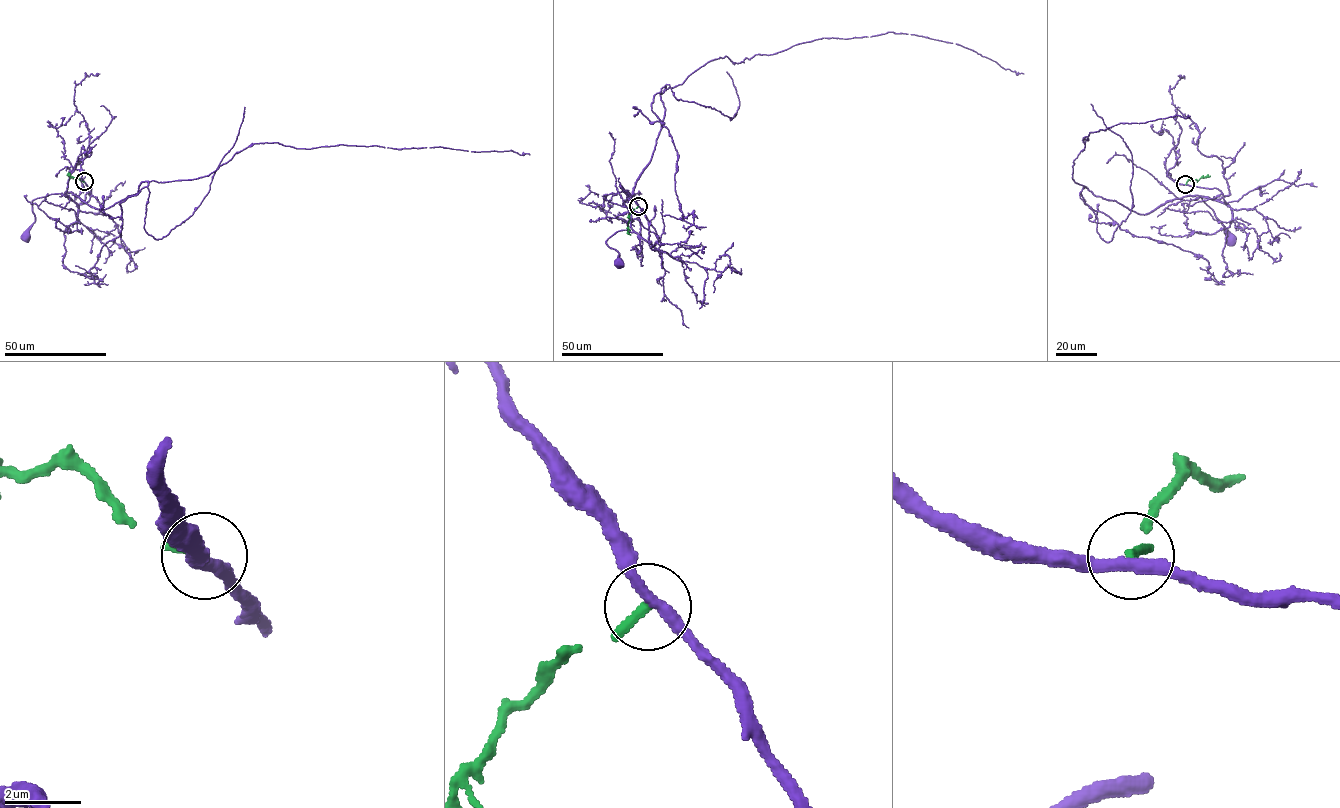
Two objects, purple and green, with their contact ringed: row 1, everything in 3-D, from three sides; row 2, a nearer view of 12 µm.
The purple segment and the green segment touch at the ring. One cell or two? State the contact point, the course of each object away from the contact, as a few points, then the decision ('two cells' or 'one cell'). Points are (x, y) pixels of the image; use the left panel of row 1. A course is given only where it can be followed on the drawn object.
(84, 181) | purple via (84, 182), (91, 189), (88, 201), (75, 203), (55, 193), (33, 200), (35, 219), (26, 236) | green via (84, 181), (76, 177), (70, 178), (70, 174) | two cells

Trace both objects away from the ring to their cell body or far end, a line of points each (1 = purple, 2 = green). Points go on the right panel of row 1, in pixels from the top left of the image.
1: (1185, 184), (1217, 188), (1223, 195), (1226, 203), (1201, 198), (1231, 240)
2: (1185, 184), (1189, 179), (1198, 180), (1210, 176)

